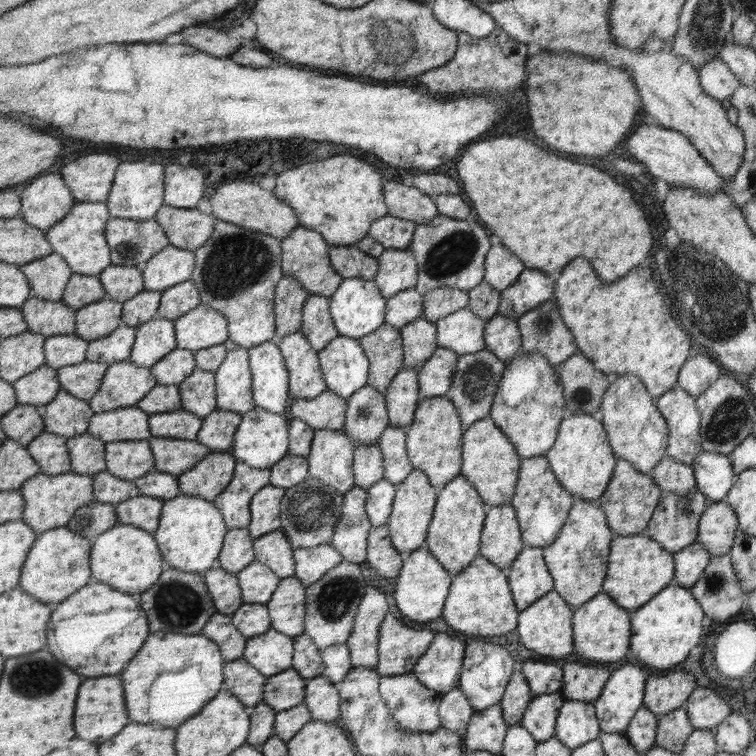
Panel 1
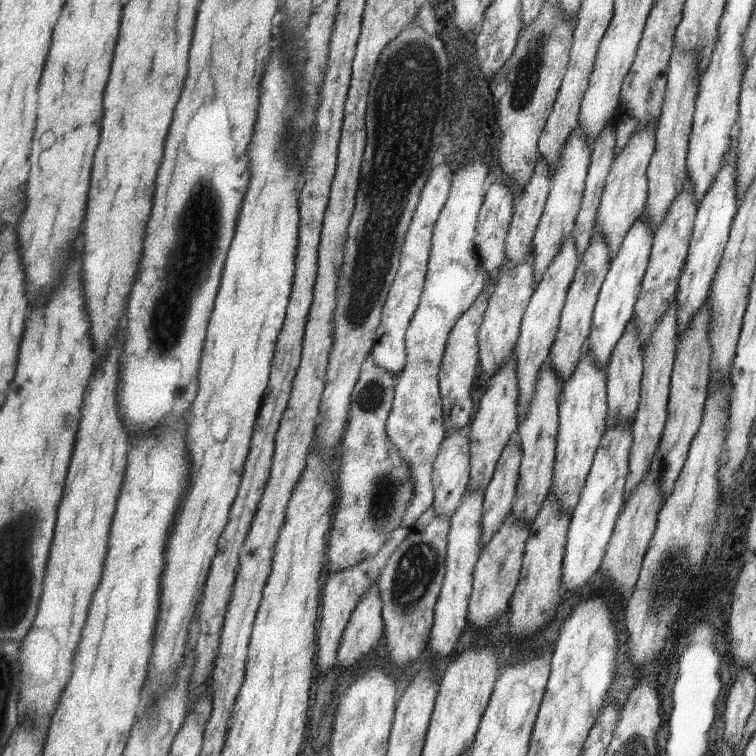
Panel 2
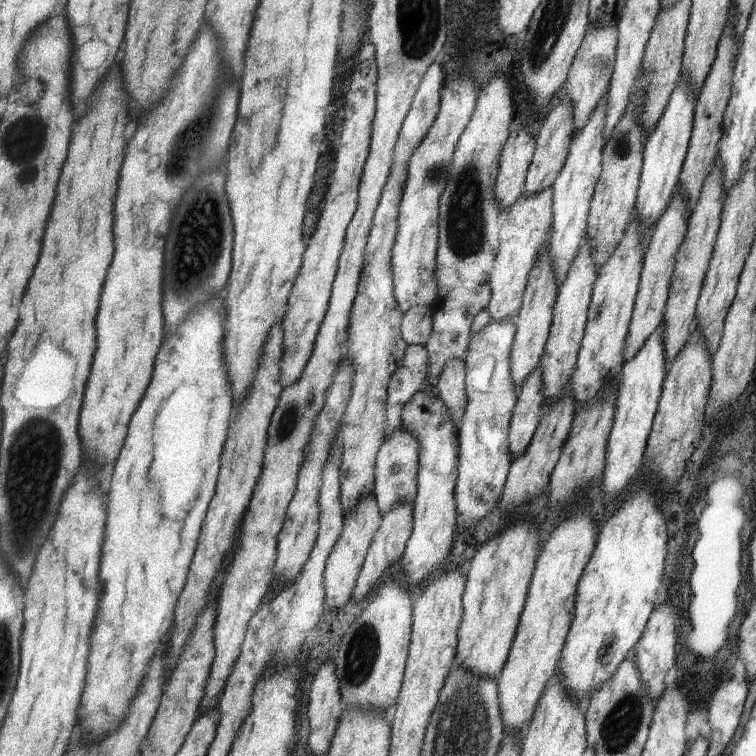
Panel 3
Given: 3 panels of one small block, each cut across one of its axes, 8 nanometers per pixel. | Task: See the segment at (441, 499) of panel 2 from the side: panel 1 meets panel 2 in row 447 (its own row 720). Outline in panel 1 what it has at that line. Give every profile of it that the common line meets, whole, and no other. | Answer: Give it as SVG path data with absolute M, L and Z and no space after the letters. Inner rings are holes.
M458 686L443 695L439 710L443 721L442 727L464 735L475 714L475 710L470 704L470 699Z

